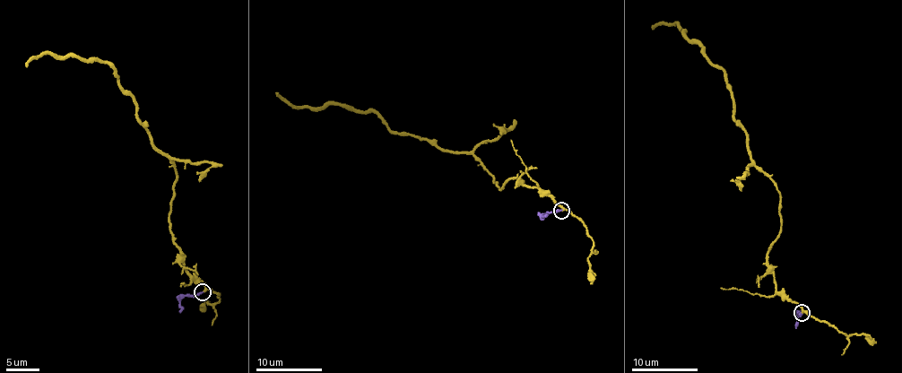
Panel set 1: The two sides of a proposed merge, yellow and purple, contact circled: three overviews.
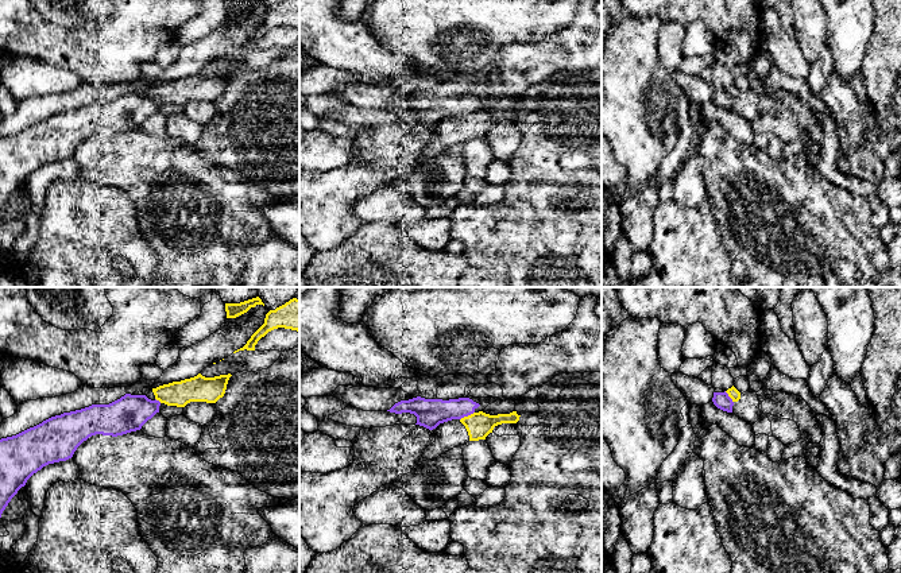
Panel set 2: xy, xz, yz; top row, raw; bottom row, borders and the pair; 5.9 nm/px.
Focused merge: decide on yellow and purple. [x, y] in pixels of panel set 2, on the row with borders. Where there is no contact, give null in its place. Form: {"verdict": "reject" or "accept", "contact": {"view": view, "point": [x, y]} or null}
{"verdict": "reject", "contact": {"view": "xz", "point": [468, 415]}}

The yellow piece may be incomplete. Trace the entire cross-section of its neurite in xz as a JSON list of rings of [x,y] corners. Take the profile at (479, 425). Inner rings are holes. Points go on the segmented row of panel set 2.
[[[479,411],[461,419],[440,423],[433,429],[436,441],[425,449],[419,462],[437,458],[445,452],[469,441],[486,440],[495,426],[502,423],[517,423],[519,417],[517,411],[498,415]]]

